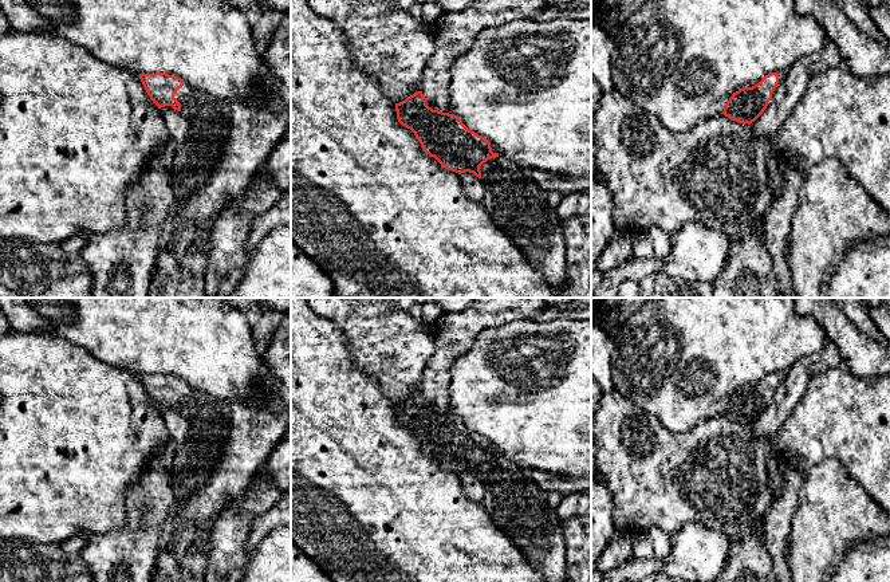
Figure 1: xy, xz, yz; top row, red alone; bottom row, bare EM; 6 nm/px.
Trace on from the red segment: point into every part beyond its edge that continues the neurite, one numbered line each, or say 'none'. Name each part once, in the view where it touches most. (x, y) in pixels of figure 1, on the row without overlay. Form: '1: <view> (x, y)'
1: xz (516, 504)

